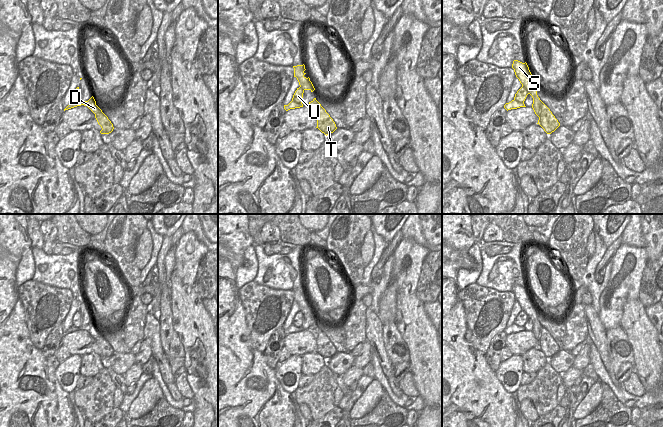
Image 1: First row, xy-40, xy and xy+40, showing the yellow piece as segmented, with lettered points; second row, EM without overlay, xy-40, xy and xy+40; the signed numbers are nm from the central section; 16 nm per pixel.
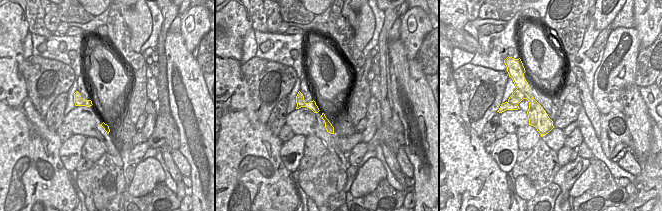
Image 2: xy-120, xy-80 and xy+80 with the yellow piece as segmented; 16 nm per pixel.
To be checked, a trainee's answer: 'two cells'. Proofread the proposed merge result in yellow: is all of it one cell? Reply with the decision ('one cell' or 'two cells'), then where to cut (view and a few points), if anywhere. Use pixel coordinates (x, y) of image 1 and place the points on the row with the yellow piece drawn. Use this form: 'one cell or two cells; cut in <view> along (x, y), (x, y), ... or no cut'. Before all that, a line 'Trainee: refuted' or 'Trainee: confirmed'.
Trainee: confirmed
two cells; cut in xy+40 along (522, 86), (532, 94), (533, 99)

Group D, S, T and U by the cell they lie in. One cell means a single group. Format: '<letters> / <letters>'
D T U / S

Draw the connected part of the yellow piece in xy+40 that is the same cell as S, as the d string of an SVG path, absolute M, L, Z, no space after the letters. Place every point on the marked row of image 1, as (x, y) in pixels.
M514 60L512 64L512 68L514 69L516 77L519 79L520 83L522 84L522 87L524 87L527 91L530 91L533 96L533 104L532 108L535 112L535 114L540 117L540 106L542 104L542 101L537 95L537 91L534 87L535 80L532 77L532 74L529 70L529 67L527 63L522 63L518 60Z

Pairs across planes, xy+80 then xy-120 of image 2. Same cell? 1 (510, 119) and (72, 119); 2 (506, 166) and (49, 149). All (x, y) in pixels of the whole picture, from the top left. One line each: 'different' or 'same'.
1: same
2: different

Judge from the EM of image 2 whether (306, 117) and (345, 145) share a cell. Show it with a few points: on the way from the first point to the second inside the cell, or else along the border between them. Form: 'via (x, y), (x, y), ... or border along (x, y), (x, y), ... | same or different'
border along (332, 134), (335, 144), (346, 154) | different

